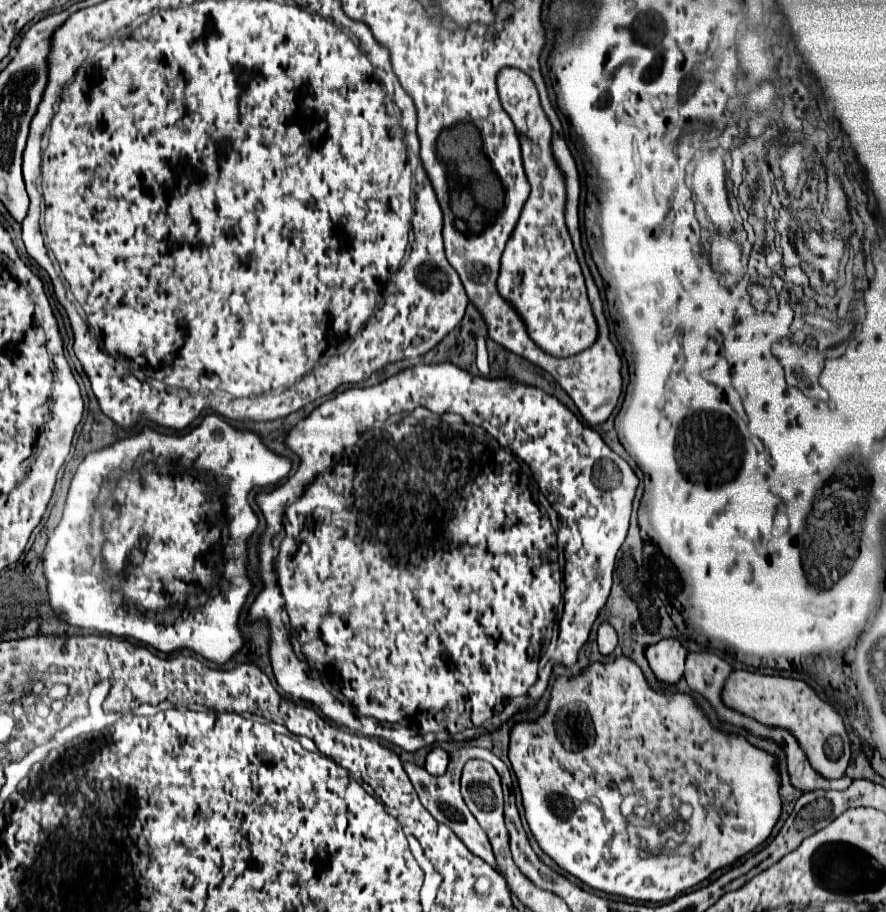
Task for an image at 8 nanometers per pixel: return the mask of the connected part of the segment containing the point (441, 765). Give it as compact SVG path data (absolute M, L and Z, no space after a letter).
M440 747L432 749L428 753L428 757L426 757L426 771L430 775L438 777L438 775L444 775L446 767L448 767L448 753L444 749L440 749Z

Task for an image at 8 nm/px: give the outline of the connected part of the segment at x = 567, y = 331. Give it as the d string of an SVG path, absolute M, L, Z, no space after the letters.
M504 67L496 77L496 85L504 111L520 131L522 163L532 187L500 259L500 275L496 283L498 293L522 317L528 337L542 351L552 357L570 357L588 349L596 341L598 327L586 297L584 277L564 225L566 187L564 177L552 159L552 127L540 107L536 87L524 71Z

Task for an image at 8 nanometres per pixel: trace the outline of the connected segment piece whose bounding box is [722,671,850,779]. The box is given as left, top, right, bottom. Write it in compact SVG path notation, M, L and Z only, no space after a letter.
M732 671L724 683L722 701L726 707L752 717L766 727L780 727L788 731L806 753L812 769L824 779L840 779L844 775L850 761L850 741L846 737L844 721L804 681Z

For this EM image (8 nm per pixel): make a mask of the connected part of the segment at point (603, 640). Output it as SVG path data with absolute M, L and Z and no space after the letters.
M602 623L598 629L598 651L602 655L610 655L616 649L616 643L618 643L616 631L608 623Z

